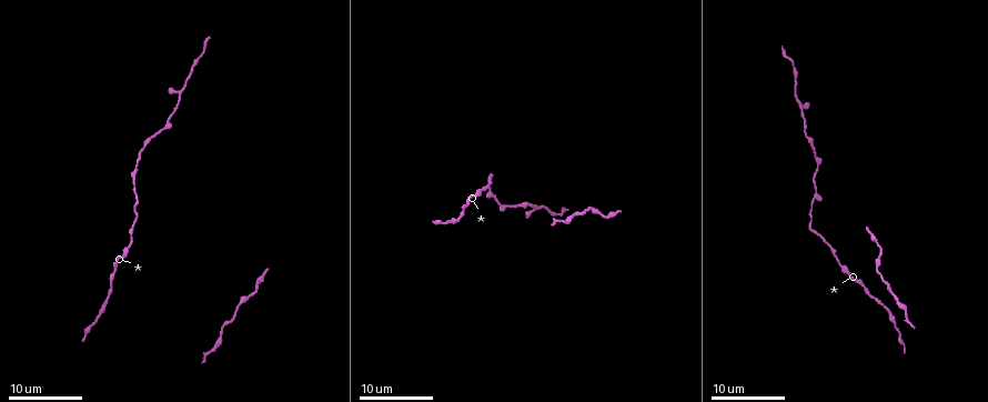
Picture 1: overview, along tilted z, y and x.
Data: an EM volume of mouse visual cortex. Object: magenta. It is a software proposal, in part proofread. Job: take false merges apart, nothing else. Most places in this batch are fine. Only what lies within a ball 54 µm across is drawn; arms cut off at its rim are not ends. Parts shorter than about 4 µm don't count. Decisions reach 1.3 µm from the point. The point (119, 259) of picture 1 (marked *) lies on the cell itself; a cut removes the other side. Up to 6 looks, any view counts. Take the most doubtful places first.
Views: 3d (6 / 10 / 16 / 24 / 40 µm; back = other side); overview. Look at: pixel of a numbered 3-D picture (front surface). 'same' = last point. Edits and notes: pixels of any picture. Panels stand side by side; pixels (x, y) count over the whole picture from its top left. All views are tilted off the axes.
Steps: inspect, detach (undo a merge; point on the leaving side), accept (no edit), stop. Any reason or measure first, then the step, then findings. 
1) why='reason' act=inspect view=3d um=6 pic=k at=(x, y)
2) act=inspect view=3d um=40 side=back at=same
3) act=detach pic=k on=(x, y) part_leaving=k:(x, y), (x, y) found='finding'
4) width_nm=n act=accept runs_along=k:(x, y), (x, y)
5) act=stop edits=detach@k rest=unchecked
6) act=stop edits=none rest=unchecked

why='thick turns thin' act=inspect view=3d um=24 pic=1 at=(807, 136)

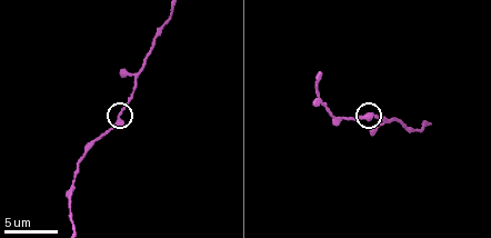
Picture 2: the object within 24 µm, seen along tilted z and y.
act=inspect view=3d um=10 pic=2 at=(120, 112)

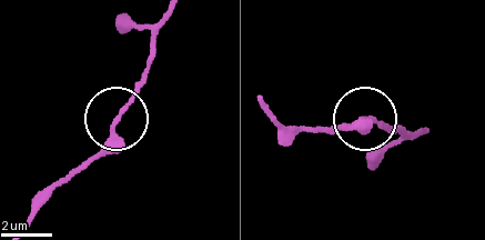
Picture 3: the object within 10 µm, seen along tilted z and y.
act=accept runs_along=3:(23, 223), (93, 160), (148, 73) found='continuous, no second cell'

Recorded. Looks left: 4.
why='thick turns thin' act=inspect view=3d um=24 pic=1 at=(248, 296)

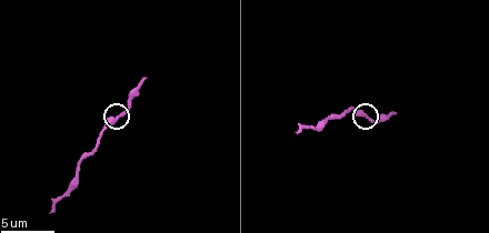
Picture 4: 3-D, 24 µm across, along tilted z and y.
why='zoom in' act=inspect view=3d um=10 pic=4 at=(366, 113)

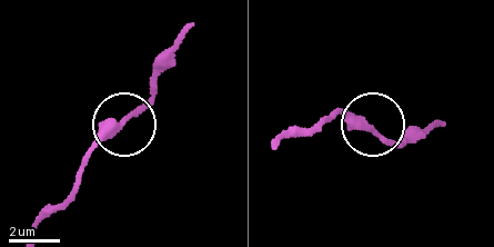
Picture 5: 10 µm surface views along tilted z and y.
act=inspect view=3d um=10 side=back pic=5 at=(124, 120)

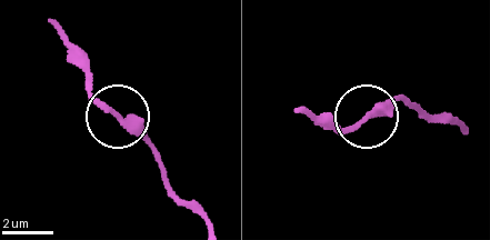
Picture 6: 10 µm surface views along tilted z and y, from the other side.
act=accept found='all the same cell'

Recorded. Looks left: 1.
act=stop edits=none rest=unchecked

